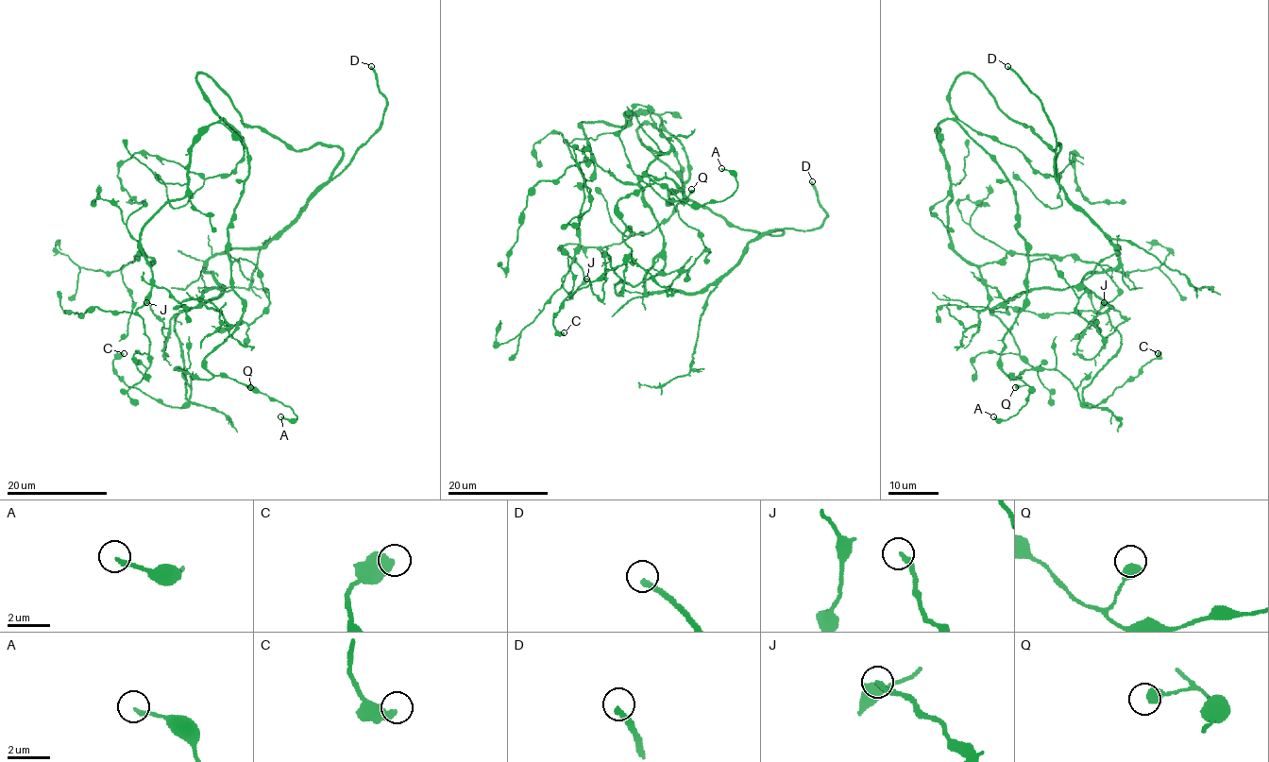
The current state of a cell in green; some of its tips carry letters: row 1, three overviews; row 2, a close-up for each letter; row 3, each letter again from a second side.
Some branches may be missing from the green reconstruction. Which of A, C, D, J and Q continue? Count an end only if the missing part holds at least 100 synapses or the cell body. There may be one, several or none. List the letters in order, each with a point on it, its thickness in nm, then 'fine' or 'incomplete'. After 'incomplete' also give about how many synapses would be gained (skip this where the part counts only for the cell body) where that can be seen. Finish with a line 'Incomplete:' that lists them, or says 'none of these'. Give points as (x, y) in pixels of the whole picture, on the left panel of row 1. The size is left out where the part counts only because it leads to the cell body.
A: place (280, 416); calibre 170 nm; fine
C: place (124, 353); calibre 480 nm; fine
D: place (371, 66); calibre 280 nm; incomplete
J: place (146, 302); calibre 220 nm; fine
Q: place (250, 387); calibre 480 nm; fine
Incomplete: D

